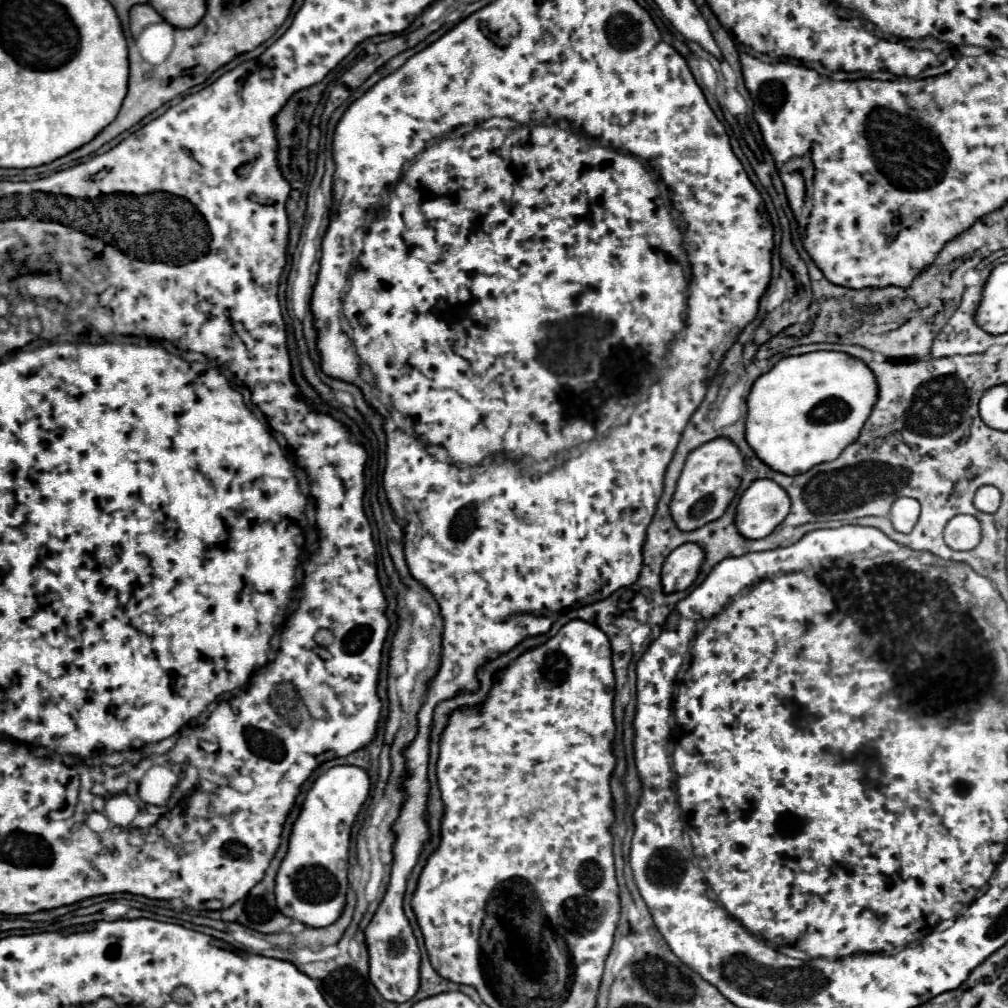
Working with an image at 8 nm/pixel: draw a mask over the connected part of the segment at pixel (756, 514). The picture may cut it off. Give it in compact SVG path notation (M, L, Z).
M756 479L740 497L736 507L736 527L746 539L762 539L778 527L790 511L790 497L778 483Z

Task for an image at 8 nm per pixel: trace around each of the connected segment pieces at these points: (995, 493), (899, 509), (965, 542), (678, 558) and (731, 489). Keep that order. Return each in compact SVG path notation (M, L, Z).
M984 485L974 495L974 507L984 513L994 513L1000 507L1000 499L1002 499L1002 495L996 487Z
M900 497L892 503L890 509L890 521L896 531L900 533L910 533L918 521L920 515L920 503L910 497Z
M954 515L944 529L944 541L954 551L968 551L978 545L980 523L972 515Z
M684 543L682 547L674 549L662 565L660 573L662 591L674 593L688 589L694 583L700 565L702 565L702 547L698 547L696 543Z
M714 439L690 451L680 473L674 497L670 501L670 513L676 527L680 531L694 531L718 519L736 495L742 477L742 467L742 453L738 451L738 447L734 447L734 443L730 443L730 439Z

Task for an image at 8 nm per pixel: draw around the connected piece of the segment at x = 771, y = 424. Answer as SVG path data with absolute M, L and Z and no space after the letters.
M836 351L782 357L768 373L754 381L748 393L748 415L744 425L746 441L754 449L756 457L770 469L784 475L800 475L818 463L834 461L844 451L846 443L852 443L858 437L862 423L870 417L874 399L878 399L874 373L860 359Z

